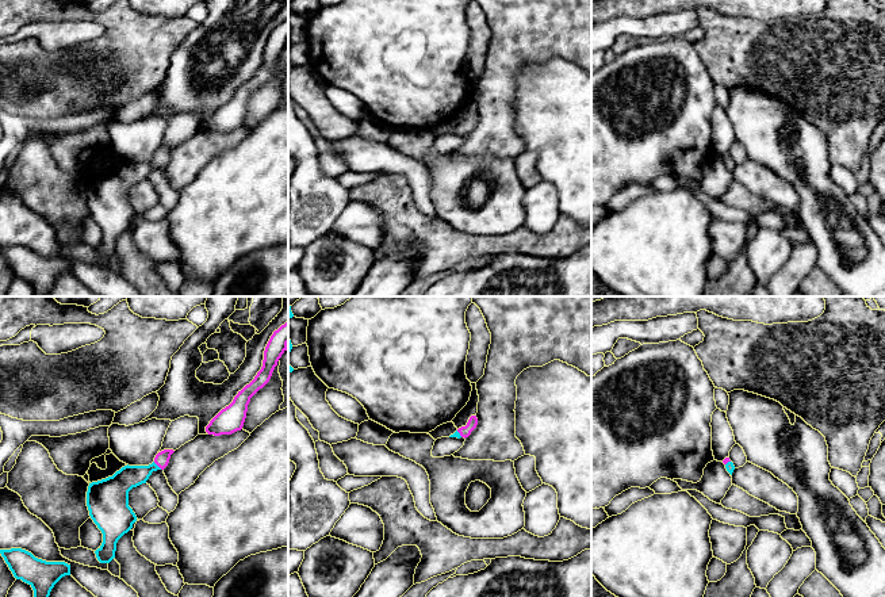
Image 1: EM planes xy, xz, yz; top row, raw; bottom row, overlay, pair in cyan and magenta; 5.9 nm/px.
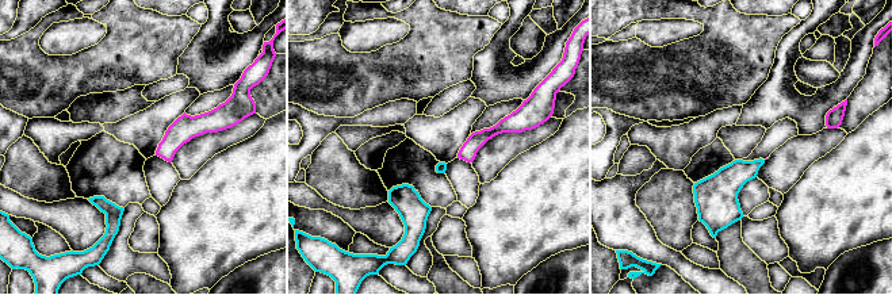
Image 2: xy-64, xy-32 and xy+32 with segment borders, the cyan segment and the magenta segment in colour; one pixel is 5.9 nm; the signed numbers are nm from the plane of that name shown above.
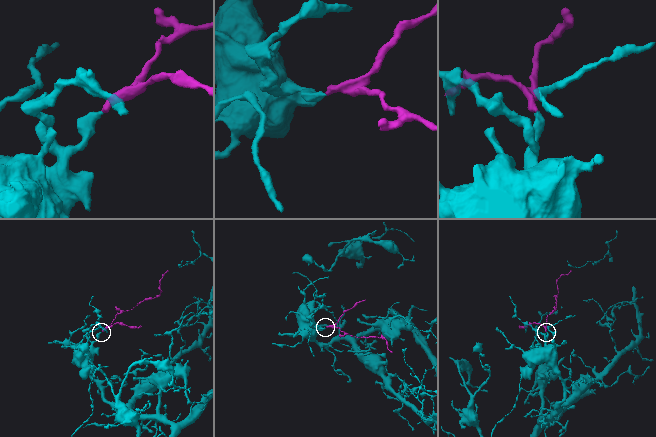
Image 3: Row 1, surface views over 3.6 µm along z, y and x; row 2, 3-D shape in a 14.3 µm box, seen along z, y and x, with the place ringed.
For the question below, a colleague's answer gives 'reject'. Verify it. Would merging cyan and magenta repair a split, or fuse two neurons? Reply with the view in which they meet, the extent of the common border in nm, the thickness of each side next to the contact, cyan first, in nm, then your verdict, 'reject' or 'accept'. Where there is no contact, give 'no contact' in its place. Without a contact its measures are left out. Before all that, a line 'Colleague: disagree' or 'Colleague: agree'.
Colleague: disagree
meets cyan in xy; contact 70 nm long; 140 nm thick on the cyan side, 90 nm on the other; accept

